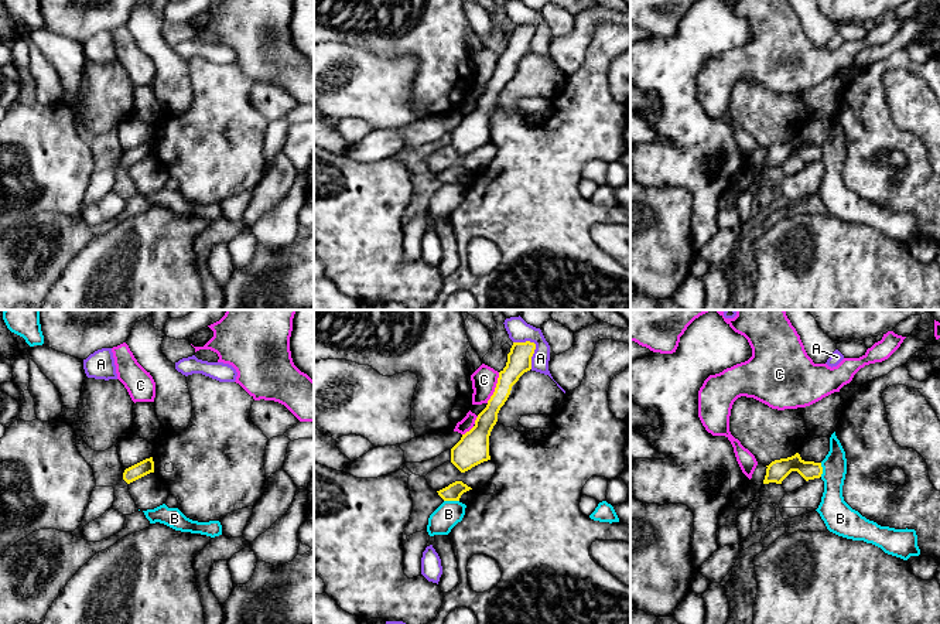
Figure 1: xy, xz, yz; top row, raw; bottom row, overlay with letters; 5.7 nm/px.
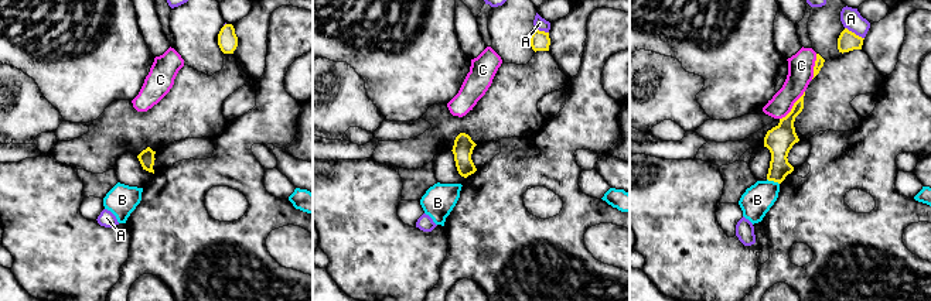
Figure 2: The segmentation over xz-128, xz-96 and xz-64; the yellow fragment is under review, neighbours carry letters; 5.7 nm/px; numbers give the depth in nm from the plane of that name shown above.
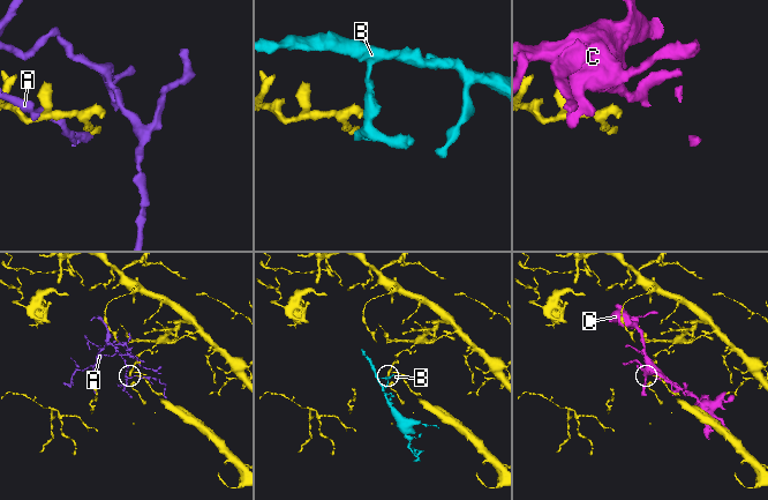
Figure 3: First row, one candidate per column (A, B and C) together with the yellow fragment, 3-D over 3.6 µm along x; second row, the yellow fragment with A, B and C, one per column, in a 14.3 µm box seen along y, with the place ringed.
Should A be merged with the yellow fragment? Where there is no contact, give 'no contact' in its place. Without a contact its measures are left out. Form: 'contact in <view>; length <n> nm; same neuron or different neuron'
contact in xz; length 190 nm; different neuron

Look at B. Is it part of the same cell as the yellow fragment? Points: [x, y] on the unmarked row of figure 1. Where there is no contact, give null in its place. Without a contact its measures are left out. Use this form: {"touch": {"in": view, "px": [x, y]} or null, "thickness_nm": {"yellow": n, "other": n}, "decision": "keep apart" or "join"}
{"touch": {"in": "xz", "px": [451, 183]}, "thickness_nm": {"yellow": 100, "other": 150}, "decision": "keep apart"}

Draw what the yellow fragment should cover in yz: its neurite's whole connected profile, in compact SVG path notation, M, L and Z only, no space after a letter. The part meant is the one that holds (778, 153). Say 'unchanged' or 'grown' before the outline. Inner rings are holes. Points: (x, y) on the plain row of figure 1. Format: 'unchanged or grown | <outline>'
unchanged | M799 136L787 141L775 143L766 150L763 167L782 167L792 154L797 154L806 164L820 161L823 157L821 146L804 144Z

